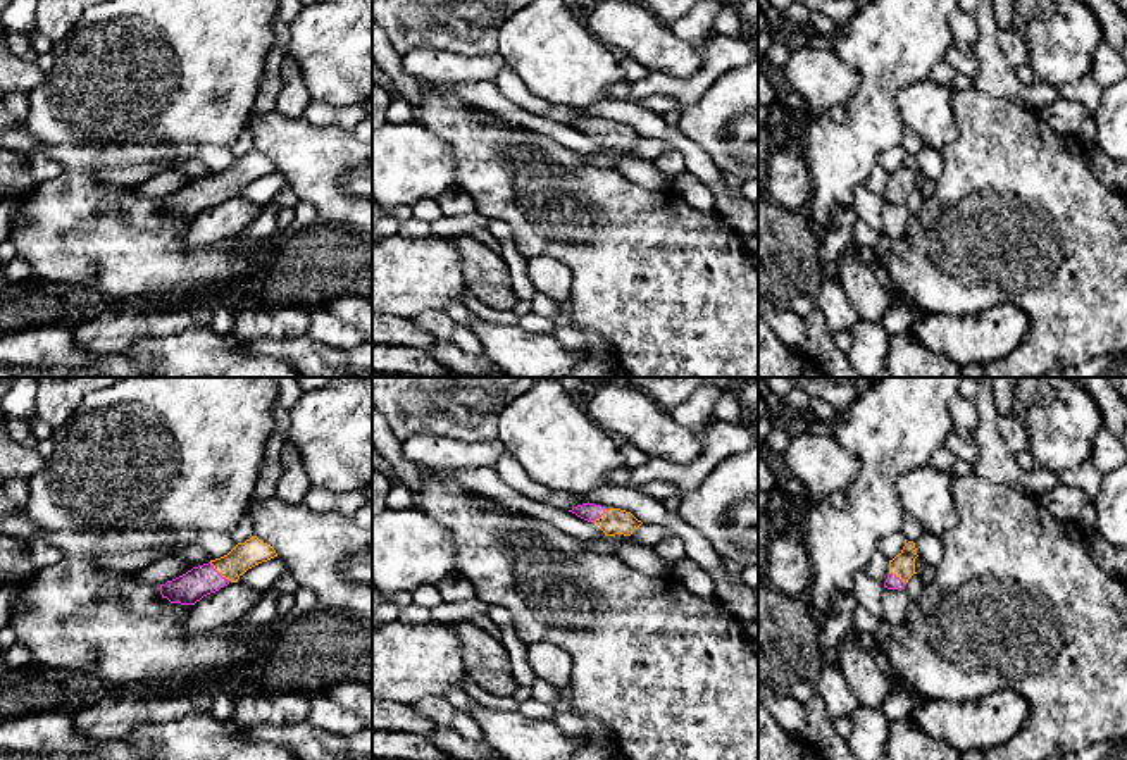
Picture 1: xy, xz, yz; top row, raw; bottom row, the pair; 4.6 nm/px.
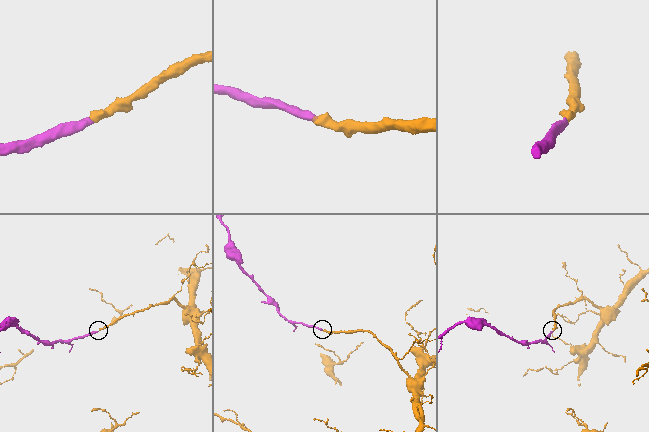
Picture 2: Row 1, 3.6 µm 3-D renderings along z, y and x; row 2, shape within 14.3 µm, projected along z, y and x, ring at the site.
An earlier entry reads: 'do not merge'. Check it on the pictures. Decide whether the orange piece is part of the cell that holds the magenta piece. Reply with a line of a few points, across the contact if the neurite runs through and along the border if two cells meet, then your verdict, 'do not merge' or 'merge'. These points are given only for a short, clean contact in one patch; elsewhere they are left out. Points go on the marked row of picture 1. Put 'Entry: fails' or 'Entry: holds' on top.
Entry: fails
xy (204, 579), (217, 573), (245, 555) | merge

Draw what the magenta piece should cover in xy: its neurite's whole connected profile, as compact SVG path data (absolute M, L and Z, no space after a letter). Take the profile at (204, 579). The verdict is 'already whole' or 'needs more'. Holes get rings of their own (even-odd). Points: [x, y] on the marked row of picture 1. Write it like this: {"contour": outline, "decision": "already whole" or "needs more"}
{"contour": "M252 536L245 543L238 543L227 555L193 567L186 574L160 584L160 595L171 603L195 605L229 582L238 582L240 576L248 569L274 557L277 553L272 546Z", "decision": "needs more"}

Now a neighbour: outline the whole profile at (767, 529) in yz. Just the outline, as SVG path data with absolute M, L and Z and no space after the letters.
M758 512L758 579L765 579L770 541L781 529L763 512Z

